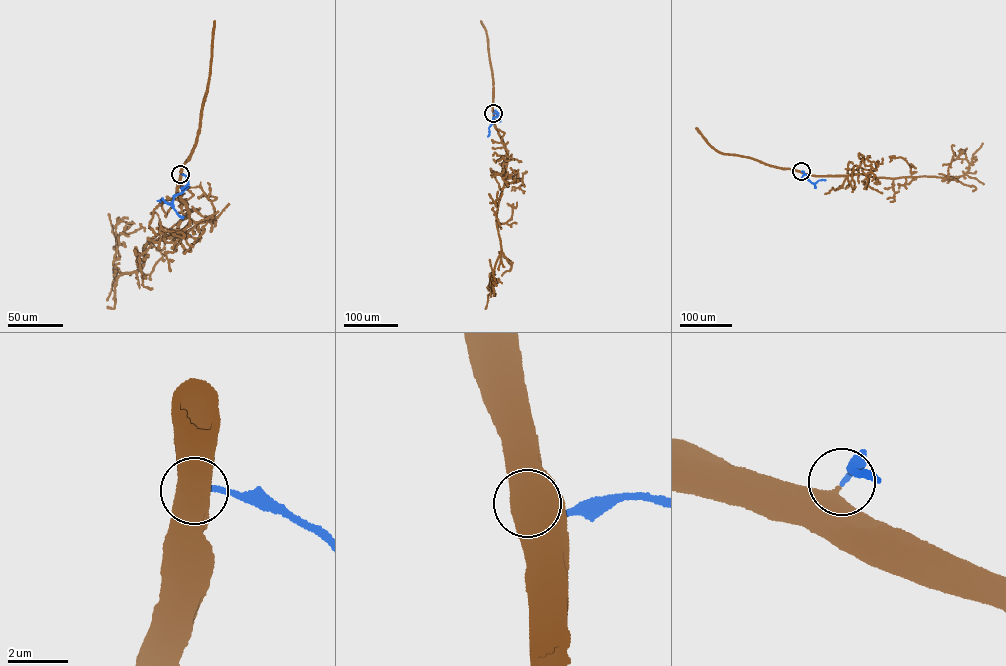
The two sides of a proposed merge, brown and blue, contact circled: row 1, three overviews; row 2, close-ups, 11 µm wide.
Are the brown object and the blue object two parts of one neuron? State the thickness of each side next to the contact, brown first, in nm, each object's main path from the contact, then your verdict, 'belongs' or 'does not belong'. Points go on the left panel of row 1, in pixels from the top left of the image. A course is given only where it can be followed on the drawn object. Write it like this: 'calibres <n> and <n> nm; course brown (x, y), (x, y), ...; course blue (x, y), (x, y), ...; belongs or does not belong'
calibres 500 and 160 nm; course brown (180, 174), (188, 216), (144, 246), (140, 269), (121, 275), (113, 262), (119, 235), (144, 231); course blue (180, 174), (188, 178), (188, 187), (174, 197), (170, 205), (163, 198), (157, 201); belongs

